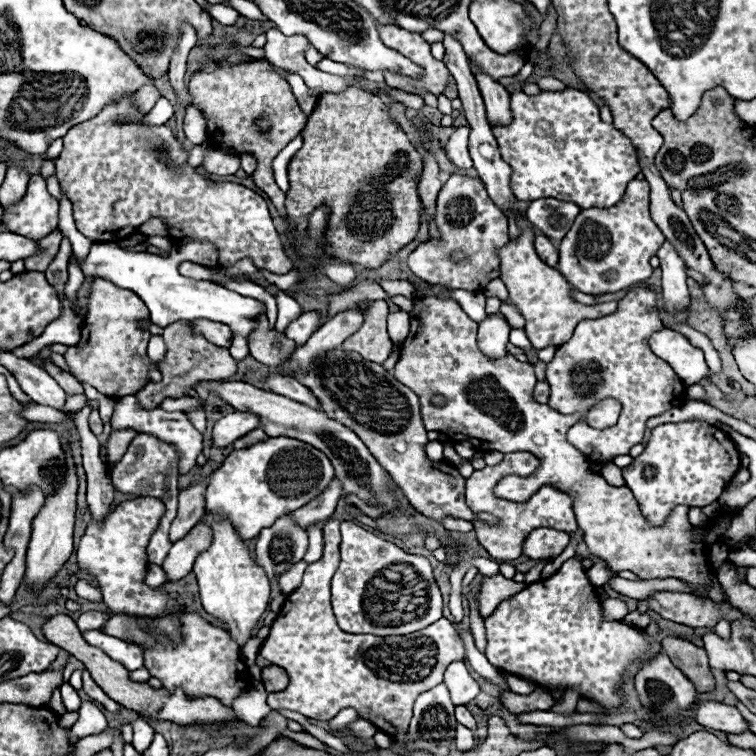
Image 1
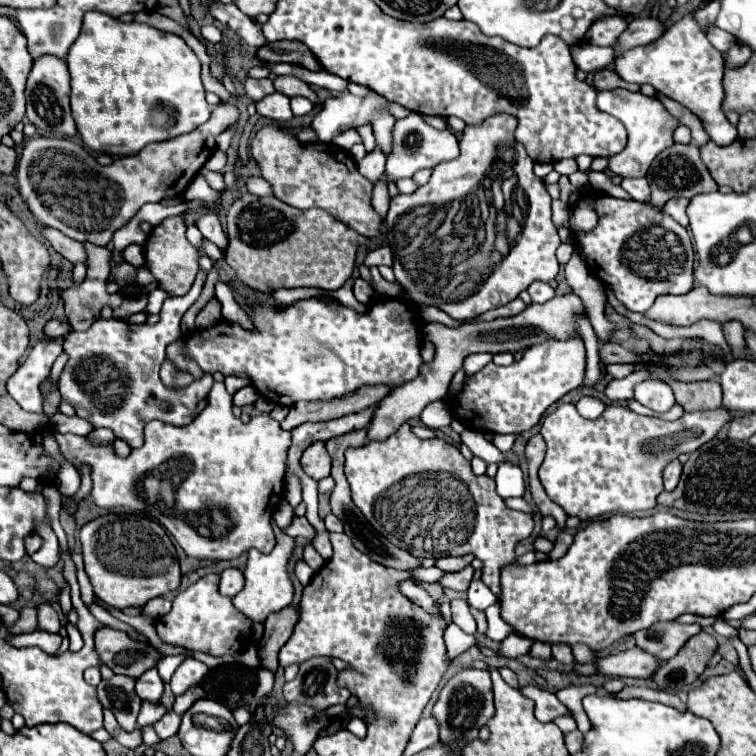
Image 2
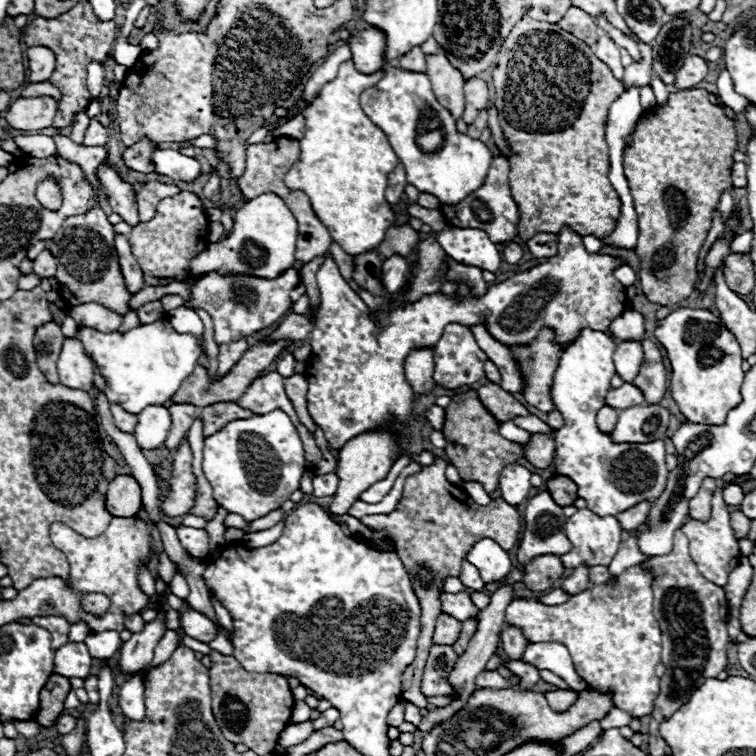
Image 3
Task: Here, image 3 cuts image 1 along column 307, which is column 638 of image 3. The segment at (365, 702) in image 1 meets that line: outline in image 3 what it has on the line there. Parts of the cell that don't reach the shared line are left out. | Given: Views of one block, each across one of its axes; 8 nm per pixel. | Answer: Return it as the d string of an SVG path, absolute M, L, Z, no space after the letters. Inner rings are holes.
M598 566L590 568L588 588L572 596L564 604L546 606L538 598L514 598L506 608L506 622L512 622L524 630L528 642L558 642L564 644L572 656L576 672L588 682L590 688L612 690L614 706L628 712L630 716L648 716L654 710L654 700L660 692L660 678L654 668L660 664L662 654L662 632L658 620L652 614L652 576L642 572L638 566L624 570L616 576L614 586L606 586L606 580L614 576L608 574L608 568Z

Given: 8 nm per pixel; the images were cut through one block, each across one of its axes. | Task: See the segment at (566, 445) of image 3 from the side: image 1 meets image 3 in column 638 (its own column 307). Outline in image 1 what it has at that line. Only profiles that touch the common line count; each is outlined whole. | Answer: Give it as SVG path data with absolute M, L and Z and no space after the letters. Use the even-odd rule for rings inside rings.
M268 438L252 448L234 450L218 468L206 490L206 508L222 512L232 520L242 540L256 538L280 516L314 500L334 478L330 460L318 448L294 438Z

